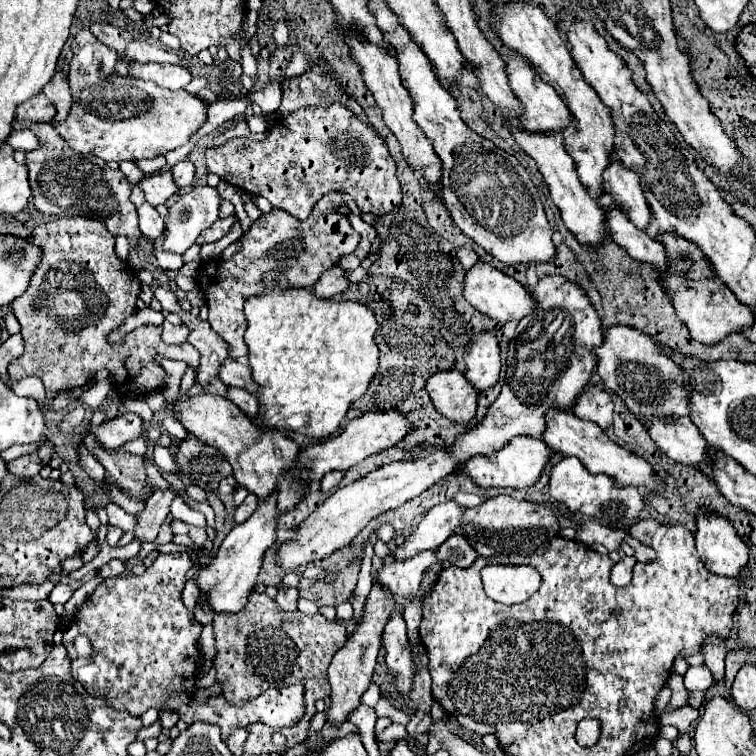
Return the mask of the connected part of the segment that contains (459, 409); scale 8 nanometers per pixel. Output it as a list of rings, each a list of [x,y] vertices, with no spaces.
[[[458,370],[436,372],[428,378],[426,390],[436,406],[436,410],[452,422],[470,422],[476,416],[478,390],[470,386]]]

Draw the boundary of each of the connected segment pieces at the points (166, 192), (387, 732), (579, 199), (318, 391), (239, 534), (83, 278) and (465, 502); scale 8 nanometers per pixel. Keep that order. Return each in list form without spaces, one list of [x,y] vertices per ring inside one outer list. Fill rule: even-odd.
[[[158,172],[152,176],[144,176],[138,186],[142,188],[146,202],[150,202],[152,206],[164,204],[178,188],[174,188],[174,180],[170,176],[170,172]]]
[[[393,722],[380,735],[376,735],[377,743],[388,742],[392,740],[401,740],[408,737],[406,727],[404,725]]]
[[[504,120],[504,126],[510,130],[510,134],[514,136],[516,144],[520,146],[520,150],[524,154],[528,154],[536,162],[540,174],[544,176],[544,180],[548,184],[548,190],[552,194],[554,204],[562,212],[562,220],[564,220],[566,228],[576,234],[578,242],[582,242],[582,244],[598,244],[602,238],[606,238],[608,228],[606,228],[606,222],[604,222],[604,210],[596,204],[594,198],[590,198],[586,188],[580,184],[578,174],[576,174],[576,164],[570,158],[570,154],[564,150],[562,134],[560,132],[554,132],[554,134],[552,132],[550,134],[524,132],[520,128],[512,128],[506,120]]]
[[[270,290],[262,296],[252,296],[244,304],[248,330],[248,362],[252,370],[252,380],[258,384],[258,414],[254,424],[260,428],[290,429],[312,438],[328,438],[344,420],[350,402],[360,398],[378,368],[378,348],[374,342],[374,332],[378,328],[372,310],[358,302],[336,302],[316,298],[308,290]]]
[[[274,494],[264,502],[260,502],[256,512],[244,524],[236,524],[230,530],[230,534],[220,544],[216,556],[212,558],[212,562],[208,566],[202,566],[202,570],[196,576],[200,594],[206,596],[204,600],[206,608],[210,608],[216,614],[220,612],[236,614],[246,606],[248,596],[256,586],[256,578],[262,566],[262,556],[276,542],[276,520],[278,520],[278,510],[276,510],[276,494]]]
[[[84,216],[56,218],[34,228],[30,242],[42,250],[42,260],[26,292],[10,302],[24,338],[24,354],[8,366],[10,380],[38,376],[46,386],[46,396],[52,400],[66,388],[92,382],[96,372],[106,368],[120,394],[146,398],[166,384],[164,368],[154,362],[156,354],[184,360],[190,368],[198,370],[200,356],[196,348],[192,344],[166,346],[160,338],[160,326],[140,326],[122,342],[108,342],[108,334],[120,328],[122,318],[136,312],[140,280],[136,270],[116,256],[114,236],[102,220]]]
[[[456,492],[456,494],[452,496],[452,500],[454,500],[456,504],[460,504],[460,506],[464,506],[464,508],[468,508],[468,506],[478,506],[478,504],[482,502],[482,498],[480,498],[478,494],[468,494],[468,492]]]

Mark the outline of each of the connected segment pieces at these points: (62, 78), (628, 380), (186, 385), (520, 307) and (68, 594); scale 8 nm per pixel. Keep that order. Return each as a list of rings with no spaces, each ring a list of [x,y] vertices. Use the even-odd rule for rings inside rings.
[[[56,72],[52,76],[52,80],[44,86],[44,96],[48,100],[52,100],[52,104],[56,106],[56,120],[62,120],[68,110],[70,110],[70,104],[72,104],[72,94],[70,94],[70,88],[68,88],[68,80],[66,80],[66,74],[64,72]]]
[[[610,326],[604,330],[604,342],[600,348],[594,348],[596,372],[602,378],[602,384],[616,392],[628,410],[638,416],[688,416],[688,392],[682,388],[682,370],[662,352],[656,340],[650,340],[644,332],[638,332],[630,326]]]
[[[187,368],[180,384],[180,389],[179,389],[180,400],[184,400],[187,397],[189,397],[188,391],[191,388],[191,386],[194,384],[195,379],[196,379],[196,373],[192,369]]]
[[[478,260],[470,270],[466,270],[464,276],[464,298],[470,302],[472,308],[478,312],[498,320],[498,322],[508,322],[508,320],[522,320],[522,316],[530,314],[534,310],[534,298],[524,290],[522,284],[518,284],[512,276],[500,272],[492,264]]]
[[[58,582],[54,586],[54,590],[52,590],[52,594],[50,594],[48,600],[52,604],[66,604],[72,598],[72,594],[74,594],[74,588],[68,586],[68,582]]]

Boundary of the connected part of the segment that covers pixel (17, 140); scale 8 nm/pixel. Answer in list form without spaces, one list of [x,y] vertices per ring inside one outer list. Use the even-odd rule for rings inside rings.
[[[16,130],[8,136],[6,144],[10,144],[14,150],[24,150],[28,152],[30,148],[36,148],[38,146],[38,138],[34,136],[34,132],[30,130]]]

